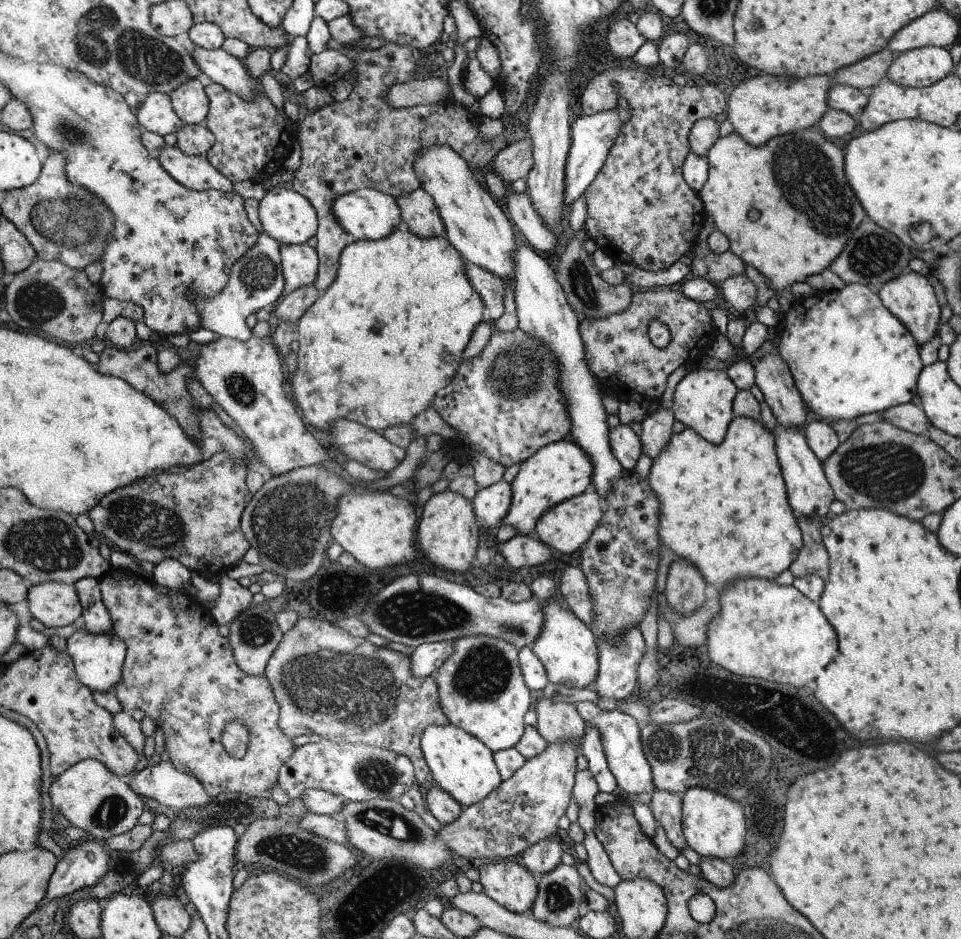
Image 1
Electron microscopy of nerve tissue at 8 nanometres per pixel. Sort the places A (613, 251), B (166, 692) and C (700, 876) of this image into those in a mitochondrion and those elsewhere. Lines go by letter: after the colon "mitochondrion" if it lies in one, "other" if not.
A: other
B: mitochondrion
C: other

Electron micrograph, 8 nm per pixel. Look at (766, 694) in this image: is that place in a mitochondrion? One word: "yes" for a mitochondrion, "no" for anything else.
no

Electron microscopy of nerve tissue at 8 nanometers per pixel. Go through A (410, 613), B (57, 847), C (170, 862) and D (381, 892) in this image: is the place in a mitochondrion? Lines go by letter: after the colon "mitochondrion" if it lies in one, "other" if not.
A: mitochondrion
B: other
C: other
D: other

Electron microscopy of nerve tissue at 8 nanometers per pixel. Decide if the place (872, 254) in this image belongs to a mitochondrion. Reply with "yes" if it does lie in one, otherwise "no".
yes

